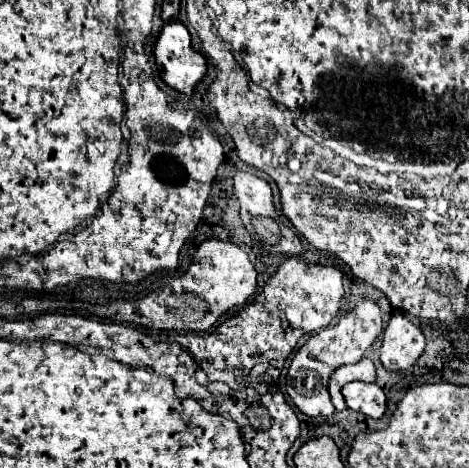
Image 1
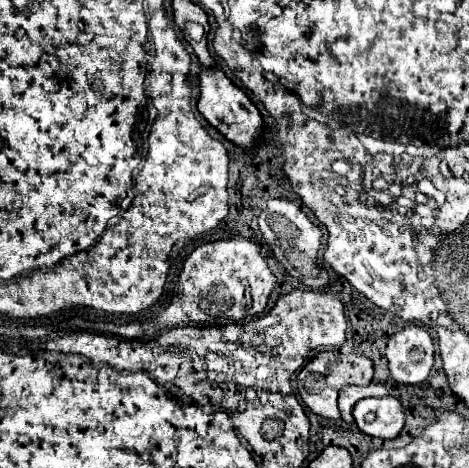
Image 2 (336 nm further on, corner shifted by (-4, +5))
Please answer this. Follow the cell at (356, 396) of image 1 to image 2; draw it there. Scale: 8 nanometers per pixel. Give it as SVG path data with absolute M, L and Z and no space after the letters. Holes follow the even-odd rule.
M394 396L360 400L354 408L354 418L360 432L382 440L396 438L406 422L402 404Z

